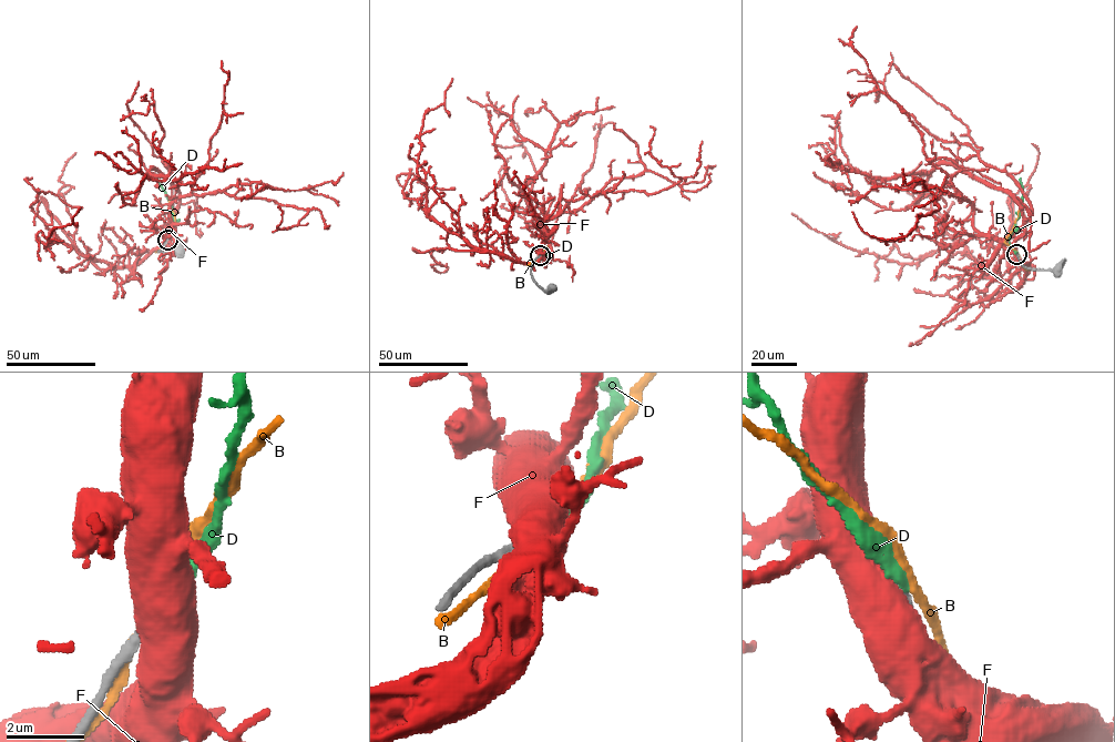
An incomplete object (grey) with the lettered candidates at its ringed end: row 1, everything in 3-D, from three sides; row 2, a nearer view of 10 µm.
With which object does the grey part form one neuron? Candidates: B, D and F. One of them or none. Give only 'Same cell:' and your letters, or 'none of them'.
Same cell: none of them

